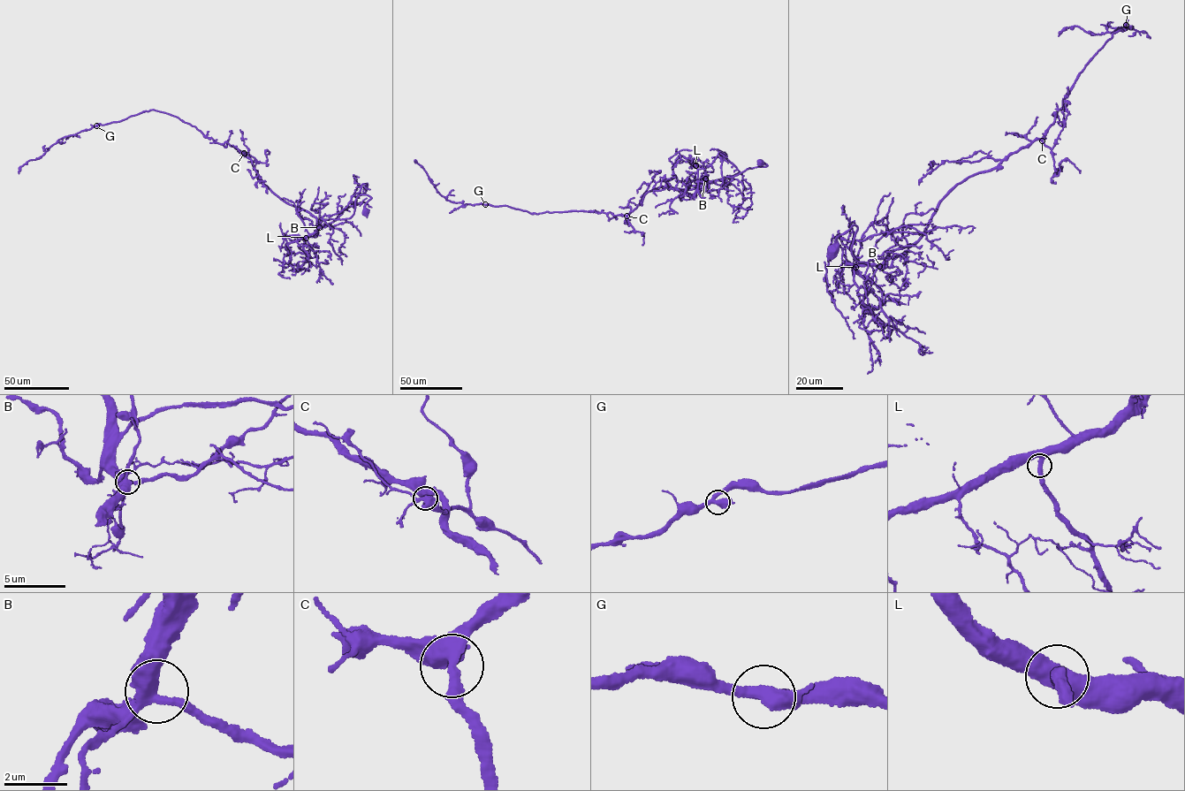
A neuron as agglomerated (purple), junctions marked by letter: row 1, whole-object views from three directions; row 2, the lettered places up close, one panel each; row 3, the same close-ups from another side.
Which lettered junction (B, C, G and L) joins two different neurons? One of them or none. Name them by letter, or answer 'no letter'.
no letter

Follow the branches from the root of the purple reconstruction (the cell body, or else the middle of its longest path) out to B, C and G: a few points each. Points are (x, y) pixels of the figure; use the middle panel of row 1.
B: (760, 162), (766, 165), (747, 169), (731, 177), (711, 181), (705, 178)
C: (760, 162), (766, 165), (747, 169), (731, 177), (704, 180), (694, 188), (664, 186), (652, 189), (626, 216)
G: (760, 162), (766, 165), (704, 180), (694, 188), (652, 189), (626, 215), (590, 210), (537, 214), (485, 204)

